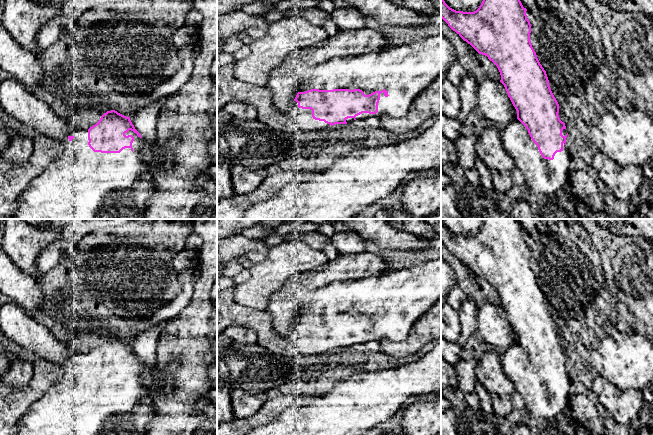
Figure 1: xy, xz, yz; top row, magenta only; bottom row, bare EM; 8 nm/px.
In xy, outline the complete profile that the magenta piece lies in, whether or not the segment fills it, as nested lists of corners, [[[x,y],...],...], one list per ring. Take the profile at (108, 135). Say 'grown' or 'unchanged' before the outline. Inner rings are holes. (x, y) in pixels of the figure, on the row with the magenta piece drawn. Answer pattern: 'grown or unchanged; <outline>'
grown; [[[111,110],[88,130],[75,127],[64,144],[62,155],[34,178],[19,197],[18,209],[11,219],[93,219],[116,191],[131,189],[137,180],[150,178],[153,170],[173,169],[172,151],[178,146],[179,139],[172,136],[160,161],[154,163],[157,140],[146,142],[130,117]]]

